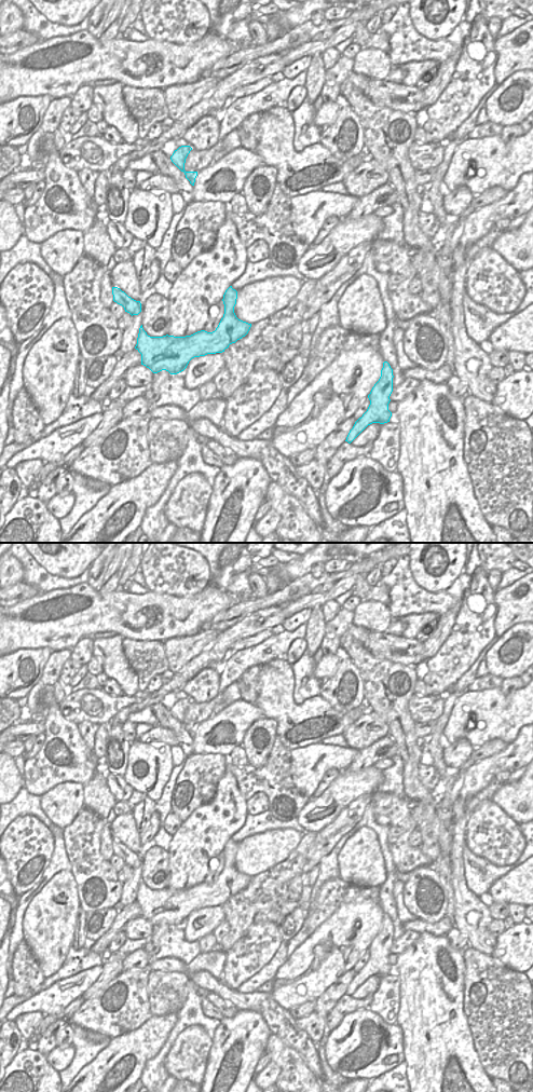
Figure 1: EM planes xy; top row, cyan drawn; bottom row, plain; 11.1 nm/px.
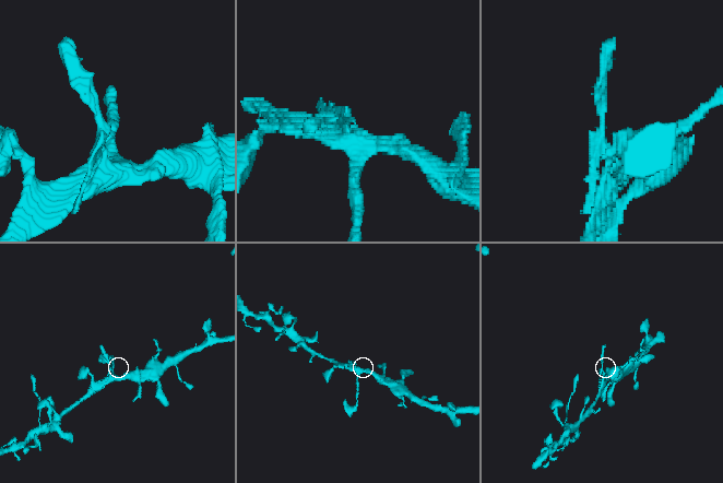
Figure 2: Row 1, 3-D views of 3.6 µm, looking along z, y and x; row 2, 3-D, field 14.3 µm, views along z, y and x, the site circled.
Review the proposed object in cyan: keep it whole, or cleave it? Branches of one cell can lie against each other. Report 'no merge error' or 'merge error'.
merge error

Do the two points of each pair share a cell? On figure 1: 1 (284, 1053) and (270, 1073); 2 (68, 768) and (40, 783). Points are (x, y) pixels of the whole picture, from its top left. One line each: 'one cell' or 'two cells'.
1: two cells
2: one cell

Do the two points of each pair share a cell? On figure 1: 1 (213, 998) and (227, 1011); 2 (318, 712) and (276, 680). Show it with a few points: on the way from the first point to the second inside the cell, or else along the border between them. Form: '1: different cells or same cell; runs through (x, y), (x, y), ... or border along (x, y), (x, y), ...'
1: same cell; runs through (216, 1000), (223, 1008)
2: same cell; runs through (305, 712), (298, 712), (278, 693)

